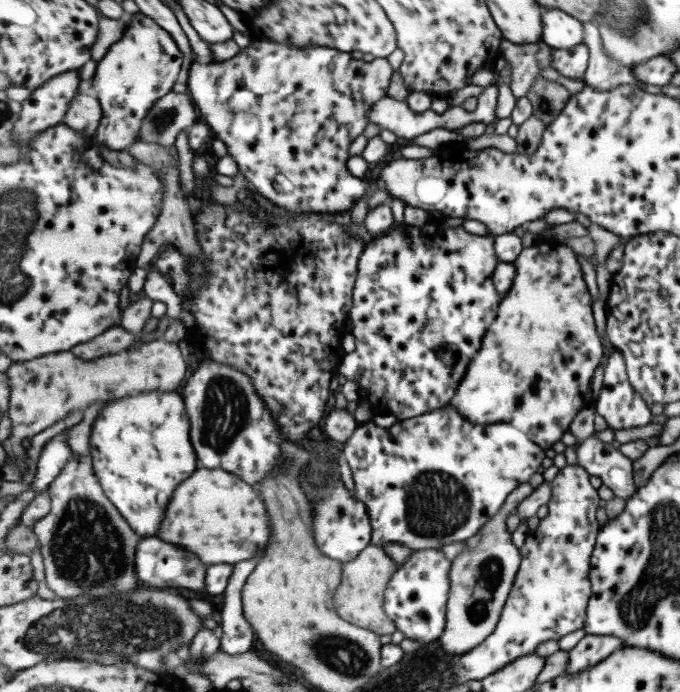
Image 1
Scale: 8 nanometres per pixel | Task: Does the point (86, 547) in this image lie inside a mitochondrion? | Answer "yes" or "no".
yes

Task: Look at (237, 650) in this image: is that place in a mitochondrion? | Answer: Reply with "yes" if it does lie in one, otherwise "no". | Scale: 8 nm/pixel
no

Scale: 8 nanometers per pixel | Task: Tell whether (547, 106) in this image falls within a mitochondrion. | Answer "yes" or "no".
yes

